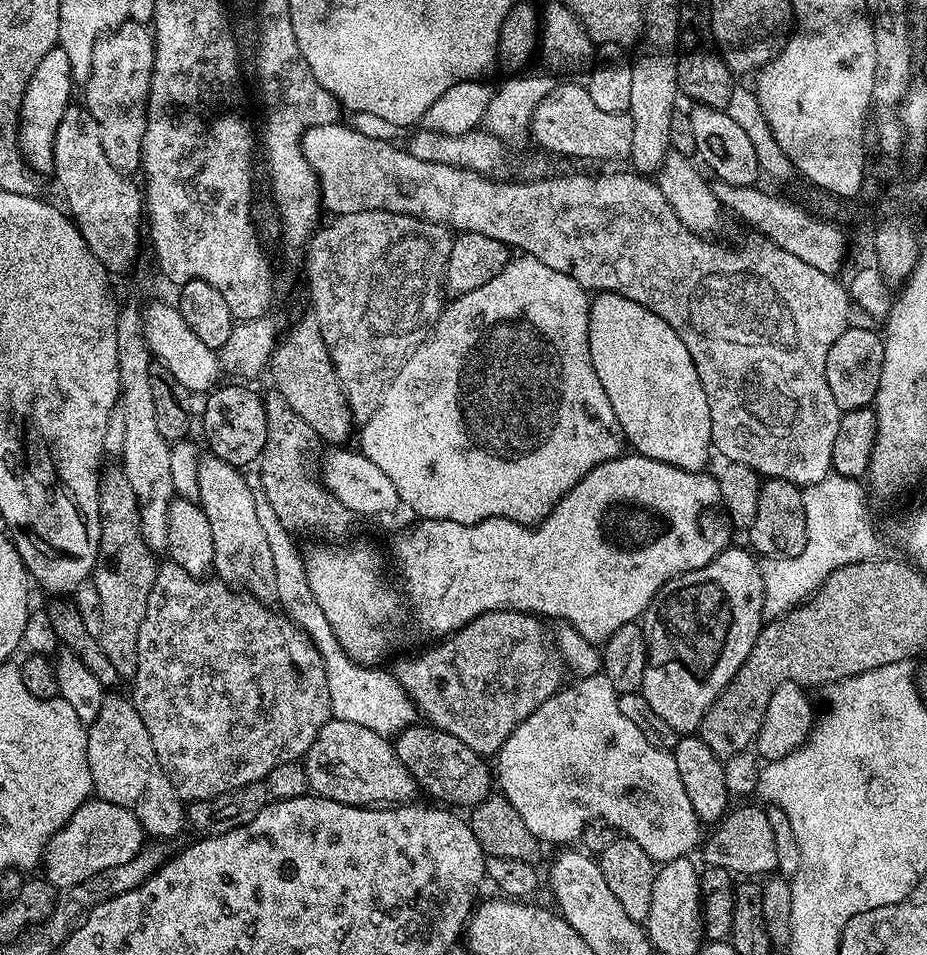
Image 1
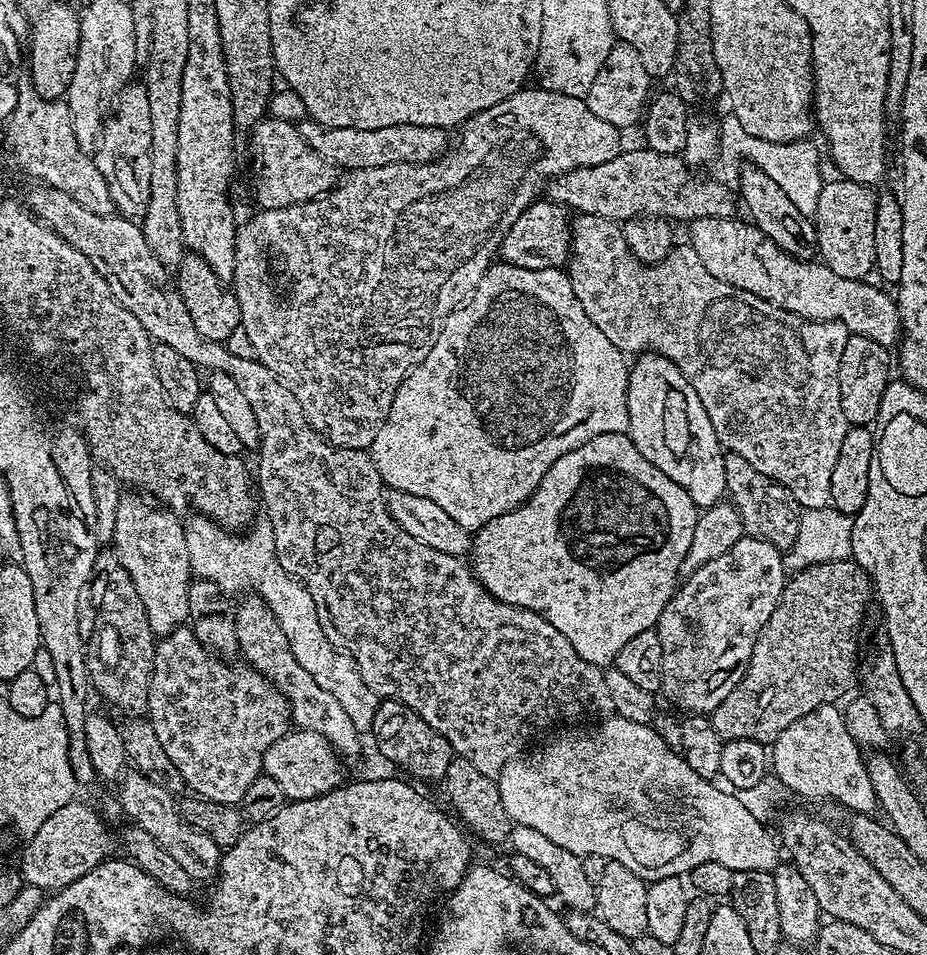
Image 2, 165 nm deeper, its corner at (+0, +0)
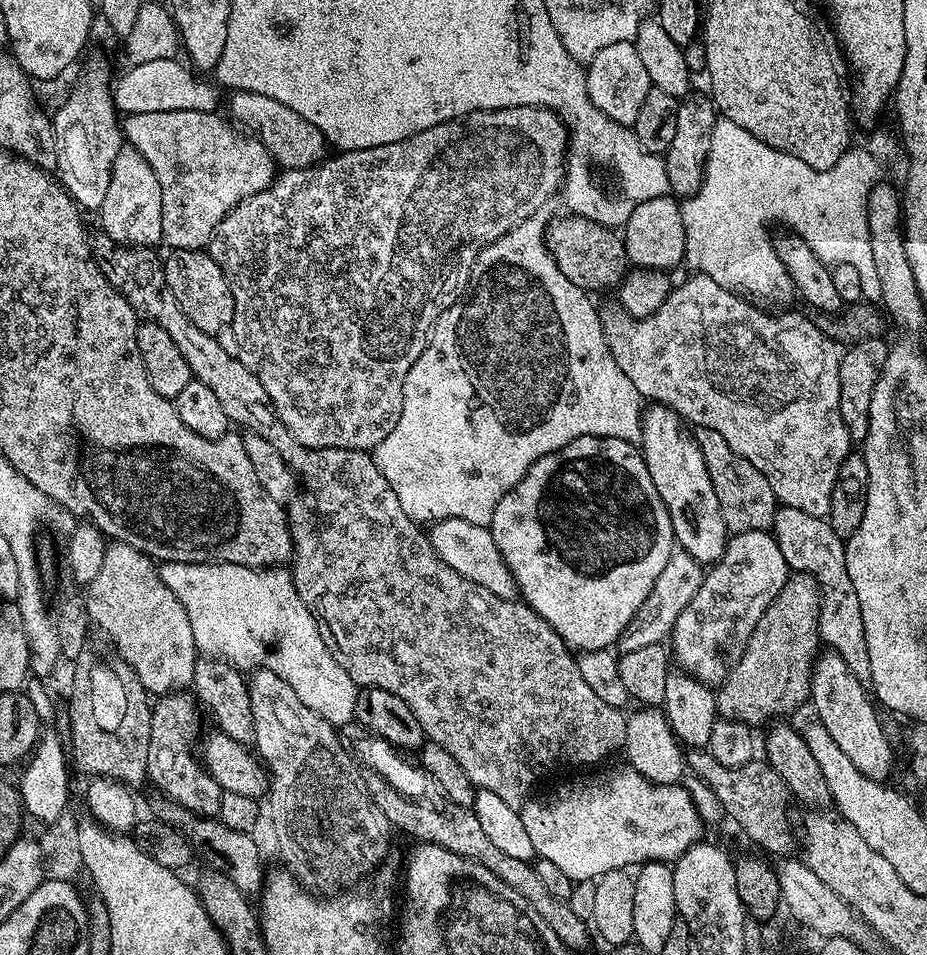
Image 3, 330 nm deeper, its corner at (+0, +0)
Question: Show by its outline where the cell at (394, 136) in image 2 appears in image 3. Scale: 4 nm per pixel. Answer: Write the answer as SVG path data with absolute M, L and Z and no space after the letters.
M236 90L231 96L227 115L260 140L281 169L315 168L329 155L330 145L323 134L313 124L306 122L300 114L290 110L290 106L282 106L282 102L274 102L274 98L266 98L266 94L257 92Z

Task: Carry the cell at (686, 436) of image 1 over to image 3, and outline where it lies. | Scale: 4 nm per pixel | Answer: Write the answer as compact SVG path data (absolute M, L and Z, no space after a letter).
M652 402L642 412L639 443L650 478L670 514L675 543L700 564L715 564L730 533L722 522L718 497L710 486L710 474L706 474L706 462L693 429L672 408Z

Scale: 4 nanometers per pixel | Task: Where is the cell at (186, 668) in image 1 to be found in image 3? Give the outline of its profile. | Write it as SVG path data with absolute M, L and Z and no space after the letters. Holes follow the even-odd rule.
M177 690L164 695L153 703L150 722L150 750L146 754L147 779L157 793L168 796L196 816L216 818L220 814L220 783L208 773L201 757L192 753L192 739L200 728L196 713L197 701L191 695ZM160 700L160 701L159 701Z

